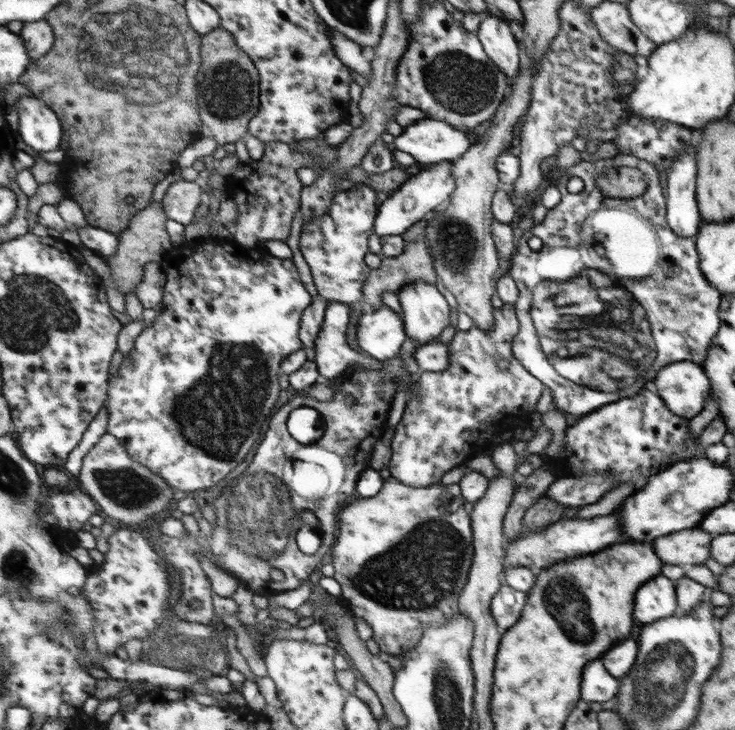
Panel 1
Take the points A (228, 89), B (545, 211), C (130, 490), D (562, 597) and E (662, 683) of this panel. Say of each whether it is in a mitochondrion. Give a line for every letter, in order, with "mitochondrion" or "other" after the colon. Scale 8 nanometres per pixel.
A: mitochondrion
B: other
C: mitochondrion
D: mitochondrion
E: mitochondrion

